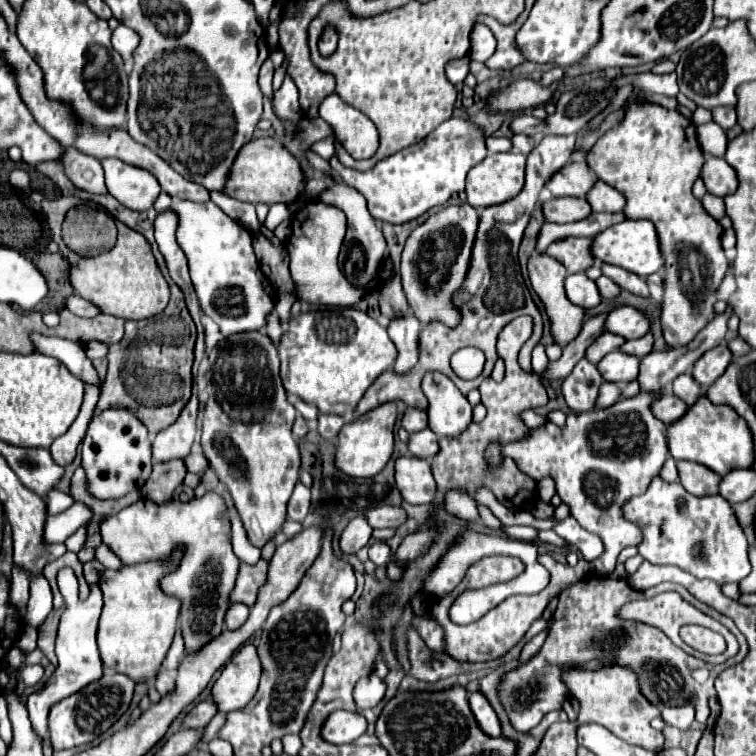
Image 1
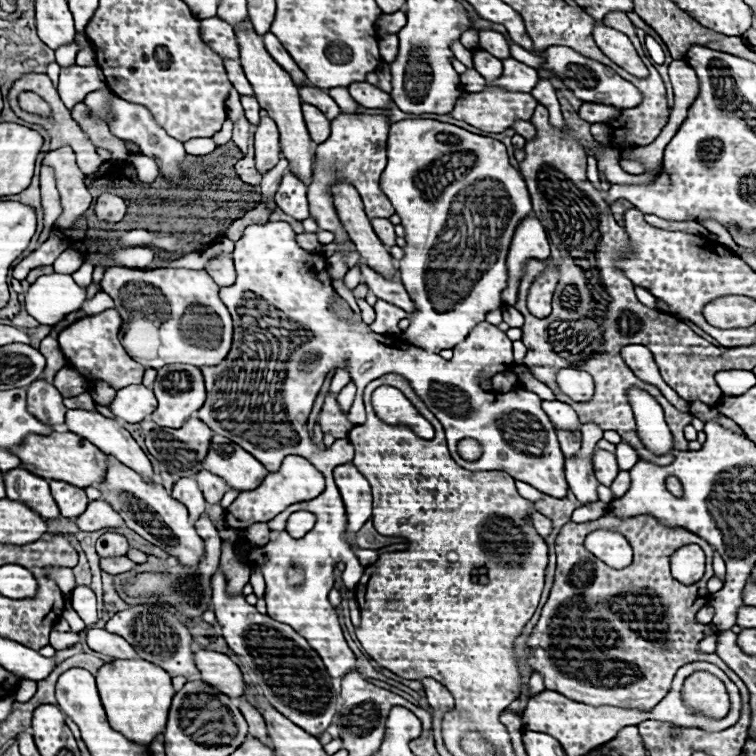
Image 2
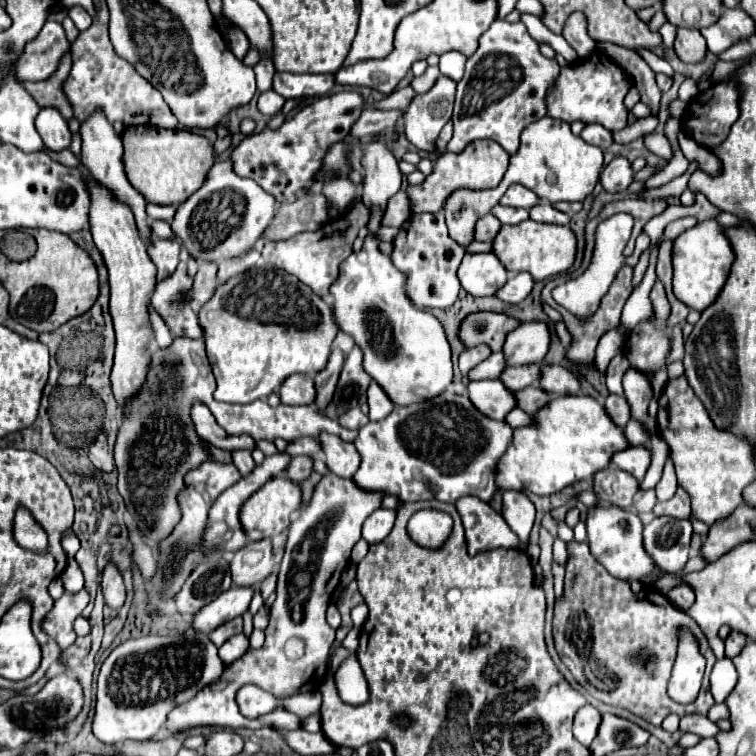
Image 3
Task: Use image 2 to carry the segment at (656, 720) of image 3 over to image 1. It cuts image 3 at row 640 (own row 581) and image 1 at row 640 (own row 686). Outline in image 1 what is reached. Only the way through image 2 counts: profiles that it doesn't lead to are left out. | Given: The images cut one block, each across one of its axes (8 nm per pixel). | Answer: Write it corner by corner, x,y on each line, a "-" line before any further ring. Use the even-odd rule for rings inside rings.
590,576
588,580
580,580
558,596
560,602
554,612
552,628
548,632
548,638
546,638
542,650
530,662
520,664
518,670
506,674
498,688
500,700
508,708
508,716
510,716
510,722
514,724
514,728
520,732
528,732
530,728
538,726
538,722
542,720
542,716
546,712
562,708
562,704
568,698
568,688
560,680
560,674
564,670
568,670
570,666
596,670
602,666
602,662
630,666
632,670
636,670
642,678
642,694
652,704
658,704
660,708
682,706
682,704
694,702
696,704
696,720
704,724
710,714
708,700
716,696
714,678
724,668
738,664
748,654
748,644
746,644
746,640
742,640
740,652
734,658
730,658
724,664
714,666
714,664
706,664
694,656
688,656
678,646
674,646
666,634
662,634
654,626
622,622
620,618
616,618
618,608
624,606
626,602
640,600
640,598
652,598
660,592
678,592
686,602
690,602
698,610
710,614
716,620
724,620
724,624
728,626
728,630
732,634
736,632
736,624
732,622
732,618
728,618
728,616
720,614
718,610
710,608
708,604
696,600
684,586
664,582
656,588
640,592
640,590
630,588
630,584
626,580
602,580
596,576
-
704,666
706,666
706,682
702,676

